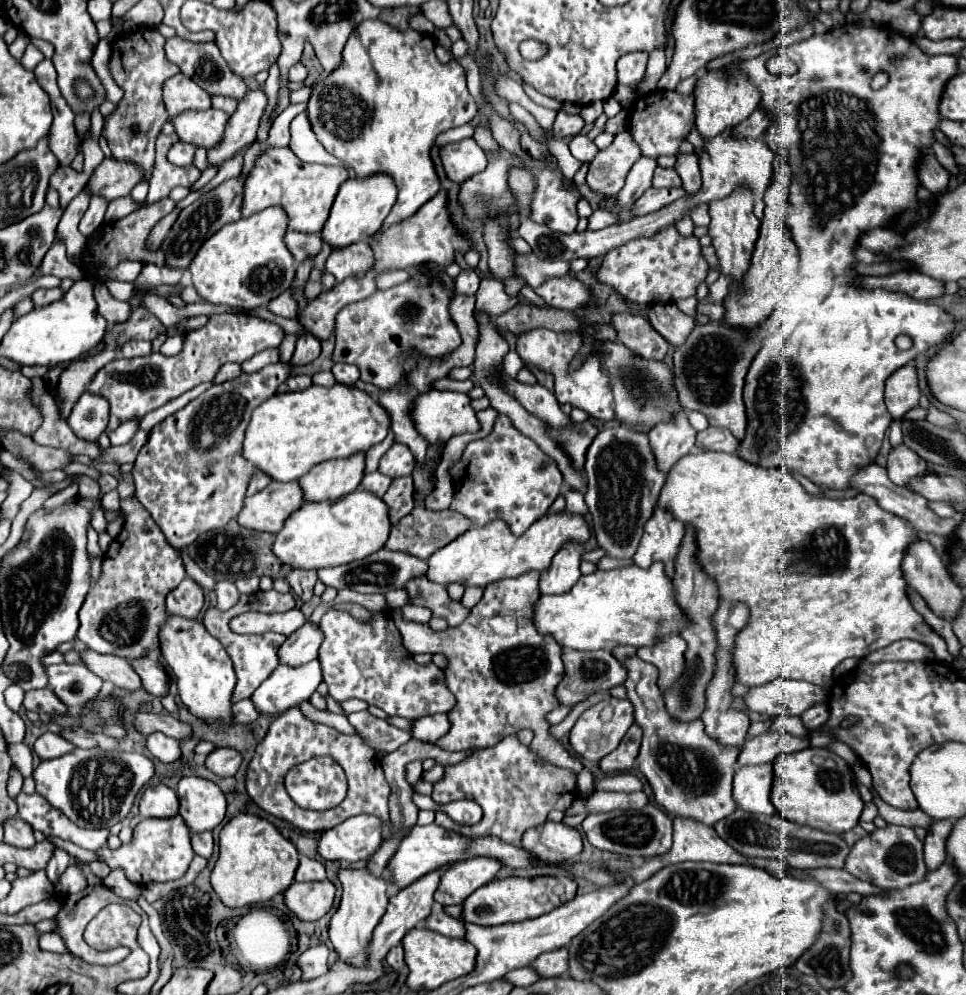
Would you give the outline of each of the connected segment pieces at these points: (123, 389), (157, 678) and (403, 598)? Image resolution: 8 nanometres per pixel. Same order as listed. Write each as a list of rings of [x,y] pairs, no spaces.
[[[213,315],[209,323],[197,331],[185,335],[183,351],[175,357],[165,357],[163,353],[153,353],[145,357],[125,359],[117,357],[105,365],[89,383],[89,391],[103,395],[111,405],[109,431],[117,429],[123,421],[133,417],[143,417],[145,413],[165,405],[167,401],[179,397],[181,393],[193,389],[199,383],[213,381],[217,369],[225,361],[243,363],[255,353],[271,347],[279,347],[283,341],[283,329],[277,323],[253,317],[253,315]]]
[[[141,657],[141,659],[133,659],[129,661],[133,671],[139,675],[143,687],[155,695],[155,697],[165,697],[169,693],[167,687],[167,673],[163,669],[163,665],[157,659],[149,659],[149,657]]]
[[[393,589],[393,591],[386,593],[385,596],[389,607],[393,607],[393,609],[399,609],[399,607],[407,605],[407,601],[409,601],[409,595],[407,595],[405,589]]]

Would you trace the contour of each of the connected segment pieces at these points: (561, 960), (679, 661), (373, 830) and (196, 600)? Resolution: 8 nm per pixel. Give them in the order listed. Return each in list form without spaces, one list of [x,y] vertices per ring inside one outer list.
[[[561,949],[561,951],[549,951],[545,955],[539,955],[529,967],[535,969],[535,973],[541,977],[541,979],[547,979],[547,977],[561,977],[567,973],[567,949]]]
[[[671,635],[669,639],[661,639],[657,647],[641,647],[637,649],[637,655],[653,663],[659,669],[659,687],[669,687],[673,679],[683,671],[683,653],[685,653],[685,641],[679,635]]]
[[[355,815],[345,823],[323,831],[319,839],[319,855],[339,863],[355,863],[369,859],[383,843],[383,823],[375,815]]]
[[[185,577],[173,591],[169,591],[169,597],[165,599],[167,613],[181,615],[187,619],[197,619],[203,607],[203,587],[195,583],[191,577]]]

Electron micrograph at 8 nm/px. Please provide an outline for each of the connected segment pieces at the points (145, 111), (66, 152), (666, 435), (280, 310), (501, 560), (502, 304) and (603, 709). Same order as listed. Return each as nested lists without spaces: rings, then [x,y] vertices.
[[[135,29],[131,35],[121,35],[113,43],[113,55],[109,69],[117,85],[125,91],[125,97],[117,105],[113,117],[107,117],[103,127],[103,137],[109,143],[111,155],[117,161],[133,161],[143,171],[141,181],[149,181],[155,163],[155,137],[161,125],[169,119],[165,111],[161,85],[171,75],[179,73],[179,67],[165,57],[165,37],[153,29]]]
[[[57,79],[53,83],[53,87],[49,85],[47,89],[53,89],[53,93],[49,93],[51,107],[53,107],[53,125],[49,131],[49,147],[61,165],[69,165],[73,161],[73,157],[77,155],[77,141],[79,141],[75,127],[73,127],[75,115],[71,113],[69,105],[61,97]]]
[[[679,411],[673,419],[665,423],[657,423],[649,431],[651,447],[657,457],[657,465],[661,471],[669,473],[669,469],[687,453],[695,451],[695,435],[697,431],[687,421],[687,413]]]
[[[285,291],[285,293],[281,293],[279,297],[275,297],[275,299],[271,299],[269,301],[269,305],[267,305],[267,309],[271,311],[271,313],[275,313],[275,315],[281,315],[281,317],[297,317],[297,305],[291,301],[291,297],[289,297],[291,293],[289,291]]]
[[[547,513],[543,519],[535,521],[521,537],[515,537],[503,521],[495,521],[481,529],[469,529],[443,549],[435,551],[427,559],[429,563],[427,579],[445,587],[451,583],[461,583],[465,587],[487,587],[489,583],[501,579],[511,579],[529,571],[543,571],[545,567],[549,567],[553,555],[561,549],[563,543],[567,541],[585,543],[587,539],[589,525],[585,523],[583,515]]]
[[[497,279],[480,281],[477,290],[477,303],[475,303],[475,315],[479,311],[489,313],[489,315],[499,315],[499,313],[505,313],[507,309],[511,309],[513,305],[517,305],[517,299],[509,297],[505,293],[499,293],[499,281]]]
[[[607,699],[591,709],[587,709],[573,725],[569,731],[569,745],[575,751],[577,757],[587,759],[587,761],[599,761],[605,755],[609,755],[623,739],[627,729],[633,725],[633,705],[627,699]]]

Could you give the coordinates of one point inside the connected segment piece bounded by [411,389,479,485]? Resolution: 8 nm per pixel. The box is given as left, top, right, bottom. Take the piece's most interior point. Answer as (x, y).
(439, 415)

